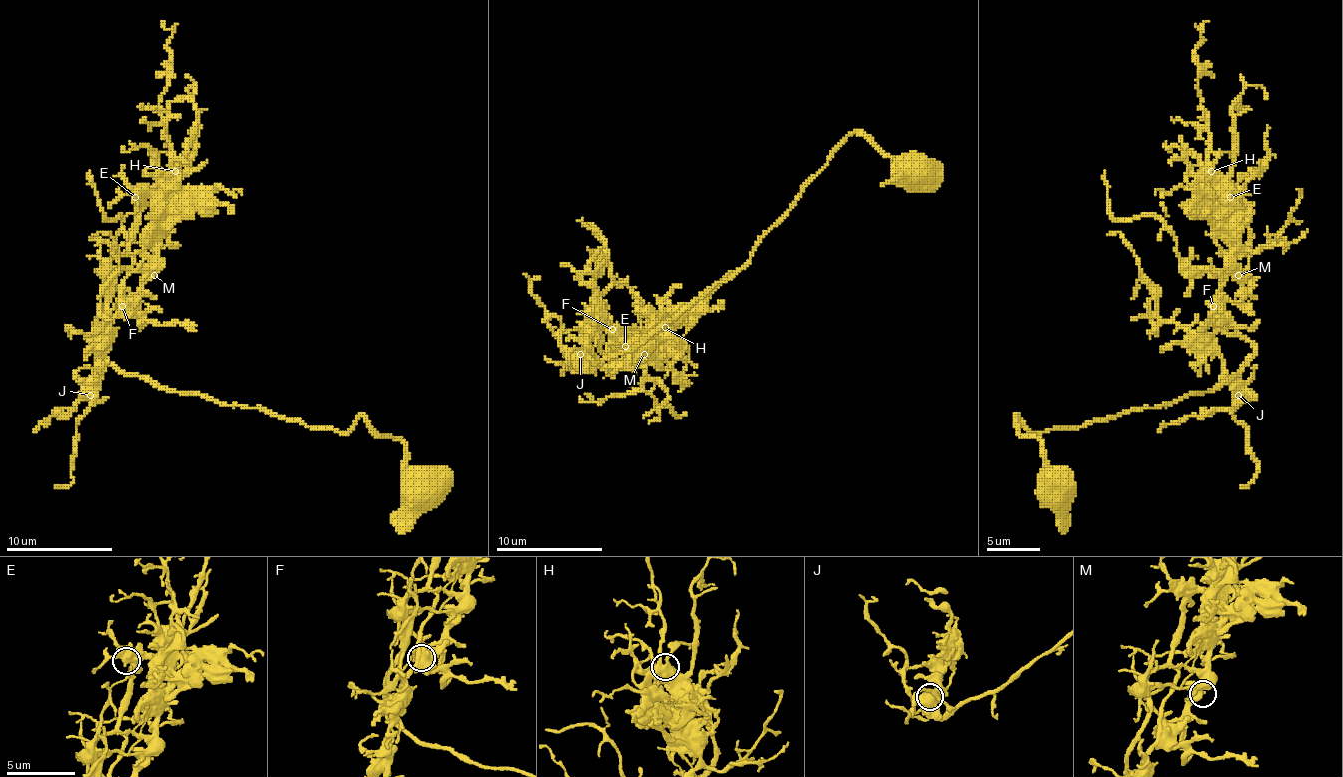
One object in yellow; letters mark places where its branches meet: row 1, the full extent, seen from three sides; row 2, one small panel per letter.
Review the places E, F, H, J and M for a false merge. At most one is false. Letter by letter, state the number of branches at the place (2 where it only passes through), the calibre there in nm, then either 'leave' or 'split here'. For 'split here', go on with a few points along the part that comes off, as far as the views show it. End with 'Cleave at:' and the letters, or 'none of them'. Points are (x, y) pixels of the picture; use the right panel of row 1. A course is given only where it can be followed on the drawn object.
E: 5 | 550 nm | leave
F: 5 | 550 nm | leave
H: 5 | 480 nm | leave
J: 5 | 550 nm | leave
M: 4 | 550 nm | leave
Cleave at: none of them

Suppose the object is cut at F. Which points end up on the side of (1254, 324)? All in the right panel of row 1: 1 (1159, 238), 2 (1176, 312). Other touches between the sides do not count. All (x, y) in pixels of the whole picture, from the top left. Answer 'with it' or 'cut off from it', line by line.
1: cut off from it
2: with it

